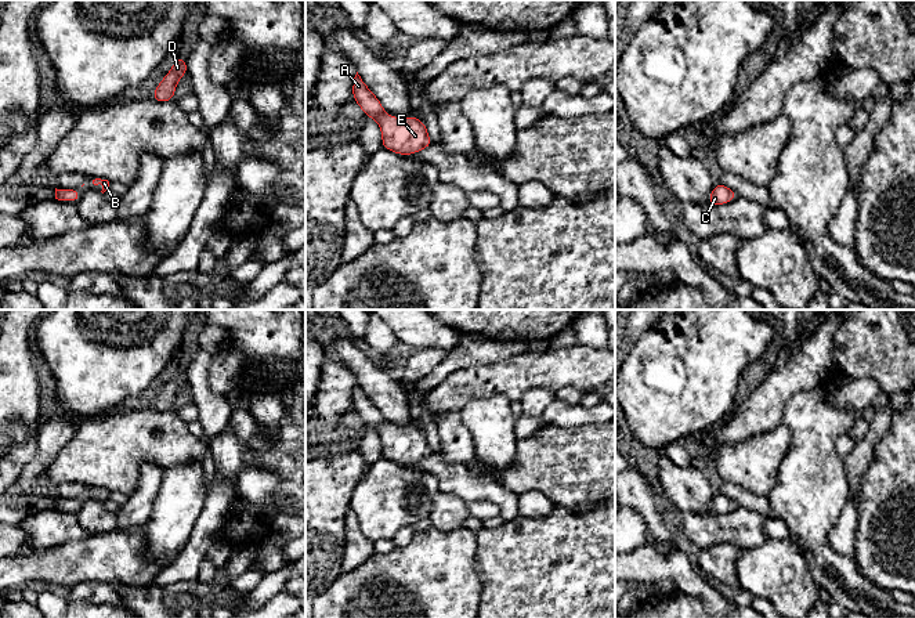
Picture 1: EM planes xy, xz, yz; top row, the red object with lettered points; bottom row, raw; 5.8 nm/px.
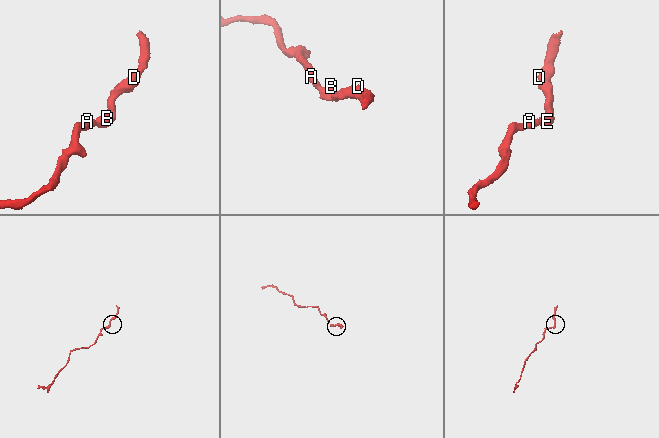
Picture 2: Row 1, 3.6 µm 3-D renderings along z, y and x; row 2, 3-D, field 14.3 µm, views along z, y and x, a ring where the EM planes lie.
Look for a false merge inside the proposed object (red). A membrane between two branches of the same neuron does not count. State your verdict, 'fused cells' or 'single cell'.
single cell

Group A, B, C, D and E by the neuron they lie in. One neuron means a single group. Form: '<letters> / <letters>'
A B C D E

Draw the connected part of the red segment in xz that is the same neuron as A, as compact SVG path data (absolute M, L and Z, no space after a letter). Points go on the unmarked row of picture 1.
M358 382L352 391L352 402L352 409L361 415L364 424L372 426L379 433L383 458L408 466L434 455L427 444L426 433L415 424L405 426L405 434L401 433L401 427L386 424L381 412L366 397Z

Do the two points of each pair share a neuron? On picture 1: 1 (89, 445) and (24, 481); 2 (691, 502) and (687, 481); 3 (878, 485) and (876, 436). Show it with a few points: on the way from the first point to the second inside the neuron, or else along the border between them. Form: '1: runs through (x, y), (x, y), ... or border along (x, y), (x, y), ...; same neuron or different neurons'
1: border along (65, 443), (43, 476), (43, 488); different neurons
2: runs through (691, 497), (690, 487); same neuron
3: border along (892, 415), (864, 474); different neurons

